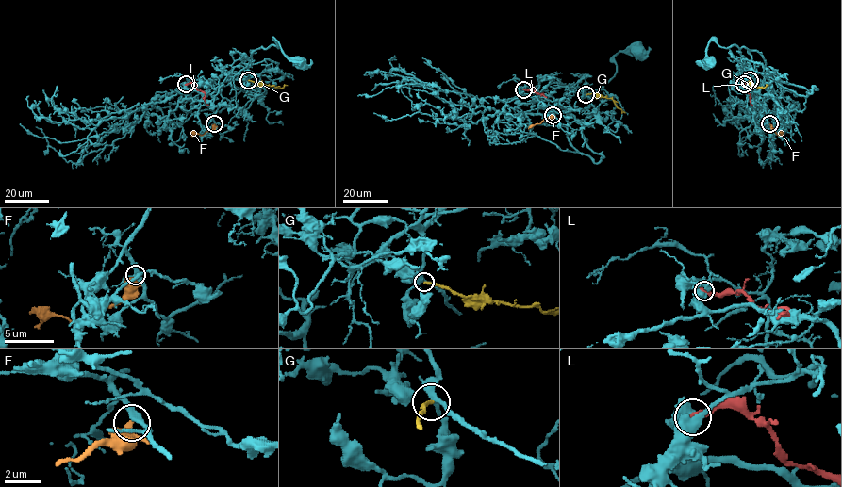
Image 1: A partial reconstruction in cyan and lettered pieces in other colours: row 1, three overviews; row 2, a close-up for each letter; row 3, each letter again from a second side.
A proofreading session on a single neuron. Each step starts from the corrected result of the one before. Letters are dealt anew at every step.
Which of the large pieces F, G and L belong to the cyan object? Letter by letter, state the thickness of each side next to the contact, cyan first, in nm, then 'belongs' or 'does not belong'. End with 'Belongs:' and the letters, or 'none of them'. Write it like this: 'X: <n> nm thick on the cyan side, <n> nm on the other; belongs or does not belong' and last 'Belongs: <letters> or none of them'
F: 320 nm thick on the cyan side, 280 nm on the other; does not belong
G: 280 nm thick on the cyan side, 190 nm on the other; belongs
L: 460 nm thick on the cyan side, 440 nm on the other; does not belong
Belongs: G

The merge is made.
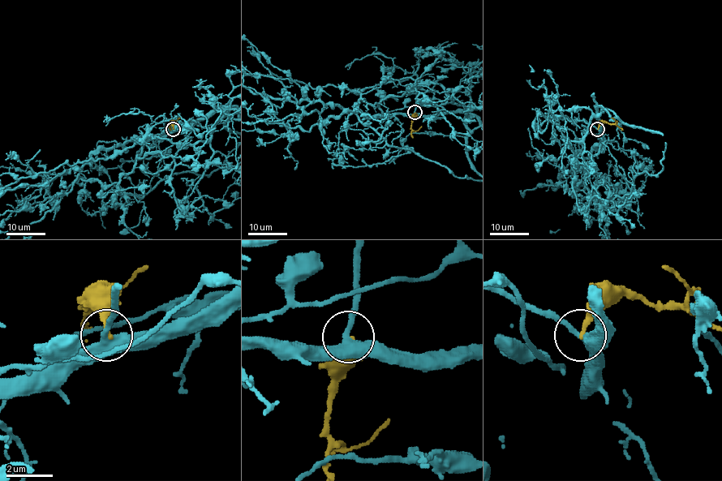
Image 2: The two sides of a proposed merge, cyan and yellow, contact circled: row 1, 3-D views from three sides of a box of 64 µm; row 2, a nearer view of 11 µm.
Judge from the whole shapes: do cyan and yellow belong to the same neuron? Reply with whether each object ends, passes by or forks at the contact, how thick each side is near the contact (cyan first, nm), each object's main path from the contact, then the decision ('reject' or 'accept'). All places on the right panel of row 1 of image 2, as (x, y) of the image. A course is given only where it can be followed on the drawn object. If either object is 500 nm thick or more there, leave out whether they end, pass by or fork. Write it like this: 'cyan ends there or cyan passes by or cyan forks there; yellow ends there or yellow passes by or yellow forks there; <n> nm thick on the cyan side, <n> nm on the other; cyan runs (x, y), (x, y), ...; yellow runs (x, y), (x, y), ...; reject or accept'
cyan forks there; yellow ends there; 340 nm thick on the cyan side, 240 nm on the other; yellow runs (597, 129), (604, 122), (614, 124), (616, 121), (611, 117); reject

